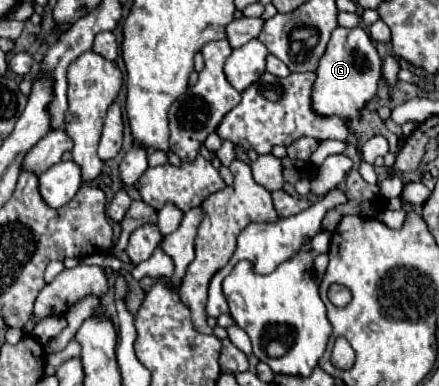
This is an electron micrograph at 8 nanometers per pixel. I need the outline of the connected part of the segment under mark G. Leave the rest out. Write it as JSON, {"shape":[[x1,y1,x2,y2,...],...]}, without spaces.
{"shape":[[338,26,332,32,328,48,320,58,320,66,316,70,316,82,312,92,312,108,322,116,342,116,354,120,360,116,360,110,368,100,376,96,378,80,382,76,382,60,376,52,370,36,360,28,344,28]]}

